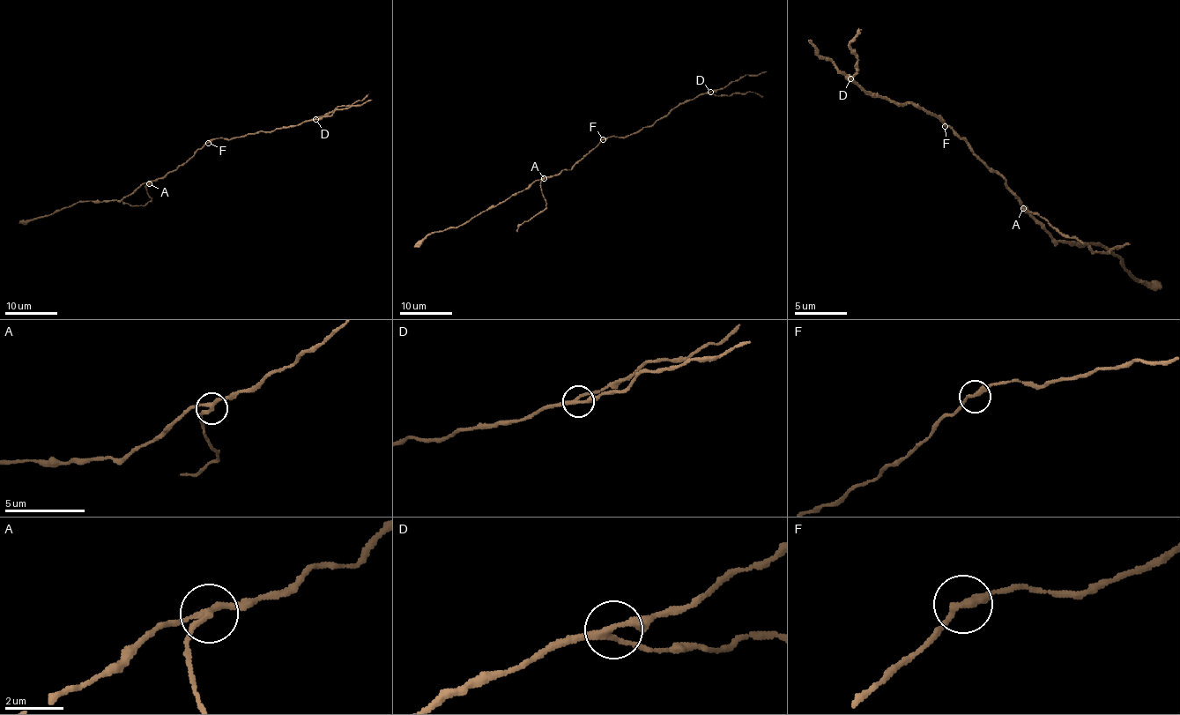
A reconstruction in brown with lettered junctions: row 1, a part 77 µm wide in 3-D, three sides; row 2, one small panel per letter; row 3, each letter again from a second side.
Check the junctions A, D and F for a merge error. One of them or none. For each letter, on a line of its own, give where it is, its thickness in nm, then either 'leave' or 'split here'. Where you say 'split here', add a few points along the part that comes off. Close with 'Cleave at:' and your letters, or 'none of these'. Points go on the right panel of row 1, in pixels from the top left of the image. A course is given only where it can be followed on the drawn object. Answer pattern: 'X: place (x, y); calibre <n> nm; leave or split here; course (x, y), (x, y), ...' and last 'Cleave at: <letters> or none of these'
A: place (1023, 208); calibre 190 nm; split here; course (1024, 208), (1042, 216), (1063, 234), (1076, 237), (1089, 249), (1110, 252), (1129, 242)
D: place (850, 78); calibre 220 nm; leave
F: place (945, 126); calibre 240 nm; leave
Cleave at: A

